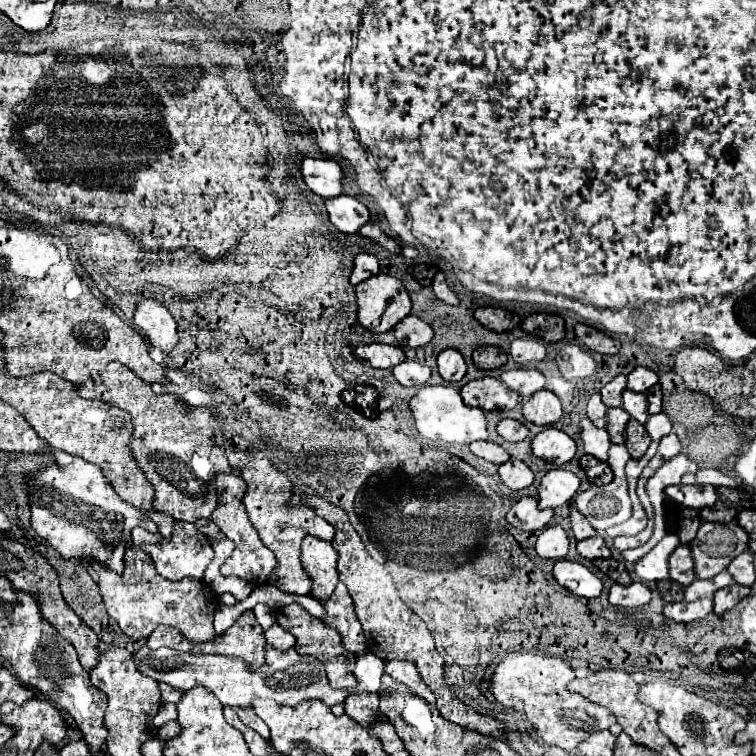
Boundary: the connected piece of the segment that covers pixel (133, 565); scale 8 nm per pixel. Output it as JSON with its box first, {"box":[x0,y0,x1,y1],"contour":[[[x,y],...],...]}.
{"box":[93,546,217,642],"contour":[[[127,546],[125,554],[125,572],[119,576],[113,570],[103,570],[103,566],[95,566],[93,570],[99,576],[99,590],[105,602],[109,616],[121,626],[121,630],[139,640],[147,638],[159,624],[173,626],[181,632],[189,642],[207,642],[215,638],[213,630],[213,612],[217,606],[217,598],[213,590],[205,582],[195,582],[195,578],[183,578],[179,582],[171,582],[157,574],[151,556],[143,554],[135,546]]]}

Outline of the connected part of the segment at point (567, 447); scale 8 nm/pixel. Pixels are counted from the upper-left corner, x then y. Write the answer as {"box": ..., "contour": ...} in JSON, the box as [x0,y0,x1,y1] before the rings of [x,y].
{"box":[531,428,577,466],"contour":[[[545,428],[533,438],[531,450],[537,458],[543,458],[555,466],[561,466],[575,456],[577,446],[573,438],[569,438],[565,432],[557,428]]]}

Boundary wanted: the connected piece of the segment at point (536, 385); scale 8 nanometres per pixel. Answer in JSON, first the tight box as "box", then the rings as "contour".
{"box":[499,368,545,398],"contour":[[[513,368],[513,370],[505,370],[499,380],[509,388],[515,390],[519,396],[529,398],[531,394],[539,392],[545,388],[545,378],[541,372],[533,370],[533,368]]]}

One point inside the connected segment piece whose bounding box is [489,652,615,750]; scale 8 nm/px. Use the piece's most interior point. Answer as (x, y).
(537, 684)

